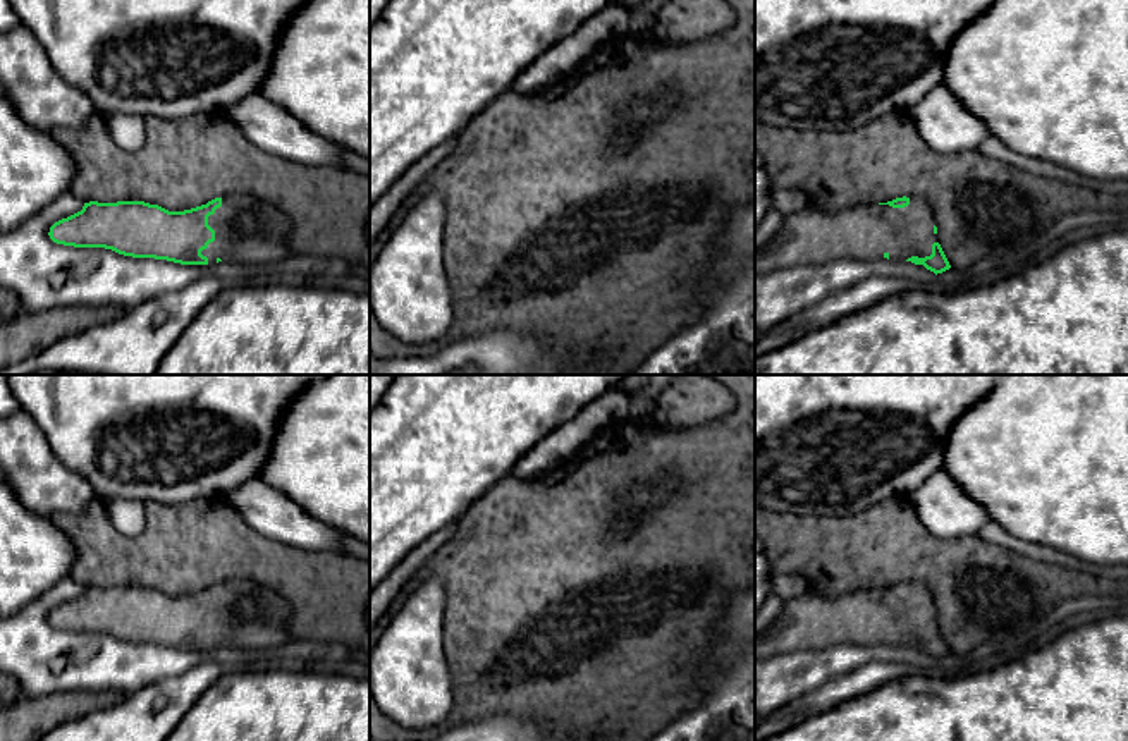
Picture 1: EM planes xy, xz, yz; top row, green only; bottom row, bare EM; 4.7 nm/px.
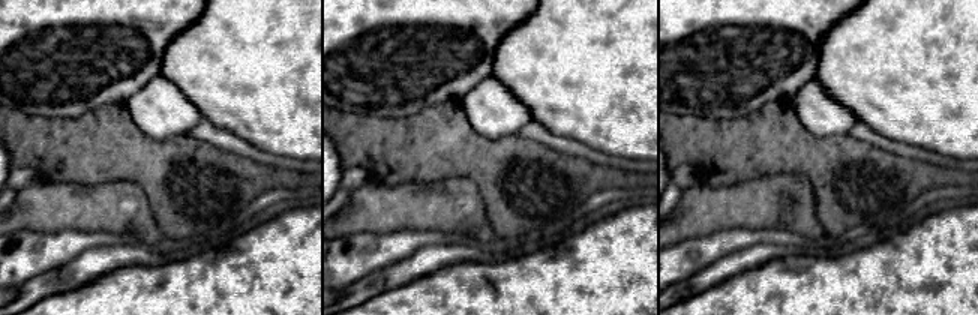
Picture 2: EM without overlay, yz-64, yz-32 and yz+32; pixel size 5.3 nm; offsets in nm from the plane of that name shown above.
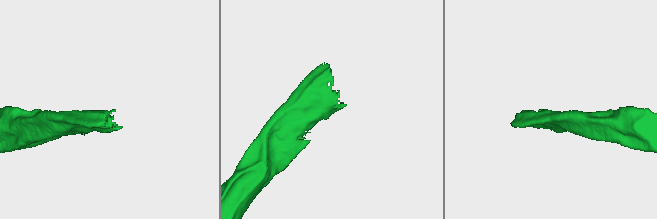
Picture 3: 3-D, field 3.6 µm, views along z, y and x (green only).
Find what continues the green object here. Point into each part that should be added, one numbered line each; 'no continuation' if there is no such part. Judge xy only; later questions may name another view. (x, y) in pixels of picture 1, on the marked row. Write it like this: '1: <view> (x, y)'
1: xy (250, 231)

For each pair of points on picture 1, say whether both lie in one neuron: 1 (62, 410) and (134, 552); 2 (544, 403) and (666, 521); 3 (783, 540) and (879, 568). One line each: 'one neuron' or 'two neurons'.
1: two neurons
2: two neurons
3: one neuron

